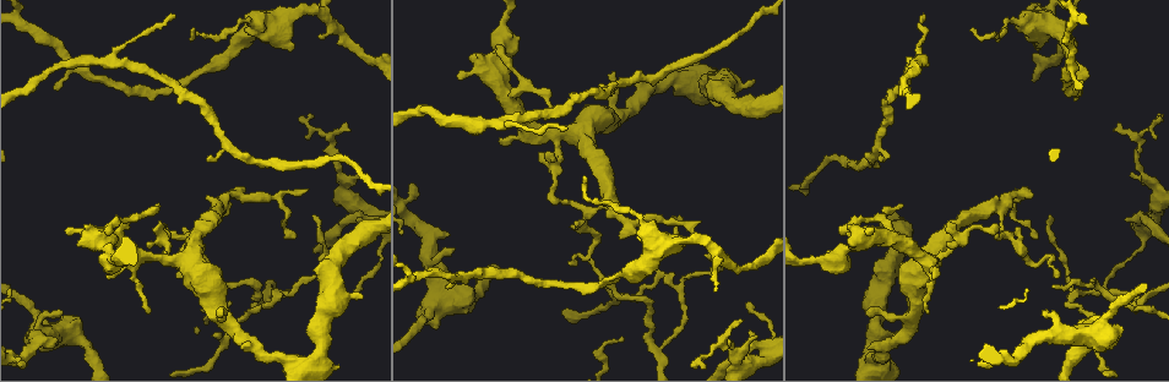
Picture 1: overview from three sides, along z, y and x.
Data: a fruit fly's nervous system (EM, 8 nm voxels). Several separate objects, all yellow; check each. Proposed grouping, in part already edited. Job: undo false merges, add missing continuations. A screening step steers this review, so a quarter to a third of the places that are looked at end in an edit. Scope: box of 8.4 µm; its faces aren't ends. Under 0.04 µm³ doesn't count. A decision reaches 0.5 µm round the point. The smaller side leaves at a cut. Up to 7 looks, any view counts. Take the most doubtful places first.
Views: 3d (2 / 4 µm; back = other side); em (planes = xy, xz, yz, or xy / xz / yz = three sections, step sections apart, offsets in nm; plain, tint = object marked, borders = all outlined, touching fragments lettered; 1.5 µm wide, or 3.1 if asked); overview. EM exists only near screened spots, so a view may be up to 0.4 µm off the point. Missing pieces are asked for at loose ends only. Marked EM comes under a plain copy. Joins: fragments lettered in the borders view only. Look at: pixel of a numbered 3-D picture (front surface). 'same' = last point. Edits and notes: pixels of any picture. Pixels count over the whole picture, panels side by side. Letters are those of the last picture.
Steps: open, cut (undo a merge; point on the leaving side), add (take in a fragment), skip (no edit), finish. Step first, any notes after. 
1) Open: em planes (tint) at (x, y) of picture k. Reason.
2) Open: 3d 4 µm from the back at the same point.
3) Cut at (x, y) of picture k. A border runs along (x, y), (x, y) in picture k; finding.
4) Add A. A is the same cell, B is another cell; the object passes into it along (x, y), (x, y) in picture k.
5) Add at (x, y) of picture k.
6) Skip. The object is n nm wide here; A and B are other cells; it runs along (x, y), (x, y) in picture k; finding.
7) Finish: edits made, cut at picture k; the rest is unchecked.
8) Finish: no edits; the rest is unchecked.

Open: 3d 4 µm at (1080, 87) of picture 1. Free end.

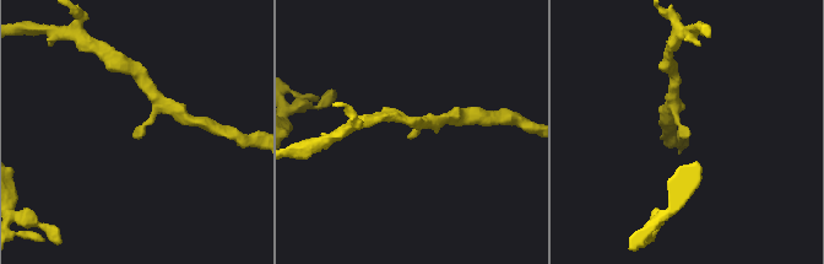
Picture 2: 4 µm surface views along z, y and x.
Open: em xy step 4 (borders) at (132, 137) of picture 2. Need the tissue.

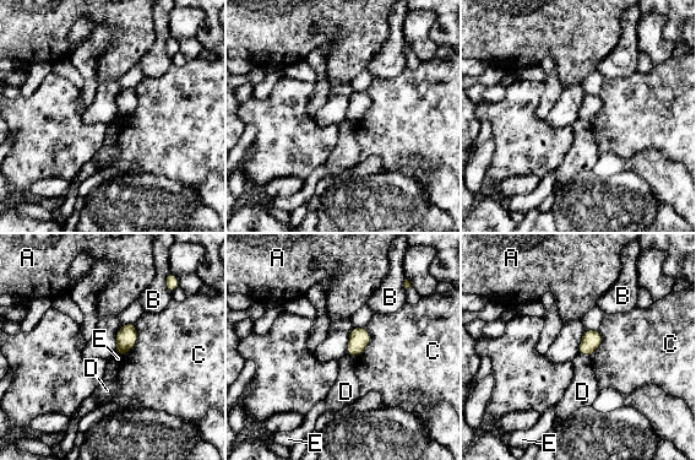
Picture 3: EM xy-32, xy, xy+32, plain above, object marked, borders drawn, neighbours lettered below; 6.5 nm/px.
Skip. The object is 130 nm wide here; A, B, C, D and E are other cells; a border runs along (578, 352), (590, 357) in picture 3; no lettered fragment goes on from it.

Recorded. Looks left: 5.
Open: em planes (borders) at (160, 205) of picture 1. Branch stops here.

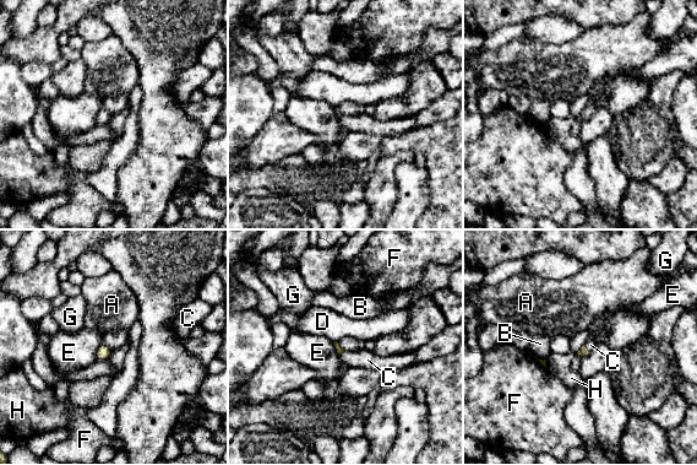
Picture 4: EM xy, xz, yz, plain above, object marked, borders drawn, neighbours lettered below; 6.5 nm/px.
Add C. The longest contact is with E, 120 nm; C is the same cell, A, B, D, E, F, G and H are other cells; the object passes into it along (583, 351), (587, 349), (591, 345) in picture 4; it goes on there.

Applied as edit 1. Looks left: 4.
Open: overview.

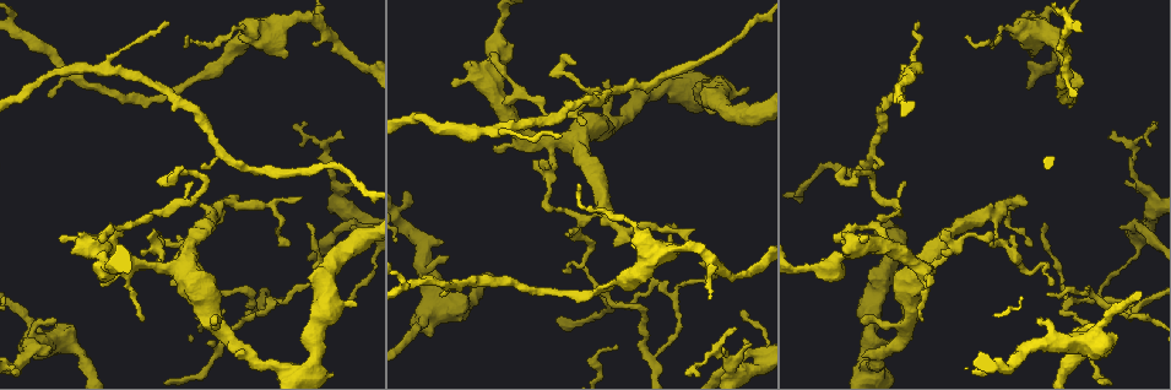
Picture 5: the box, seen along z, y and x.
Open: 3d 4 µm at (1030, 51) of picture 5. Stops while still wide.

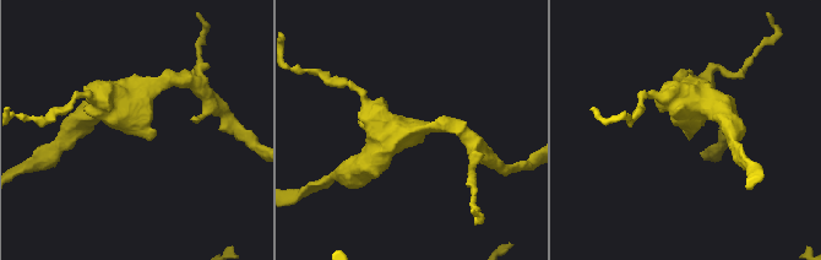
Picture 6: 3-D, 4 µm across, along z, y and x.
Open: em planes (tint) at (156, 131) of picture 6.

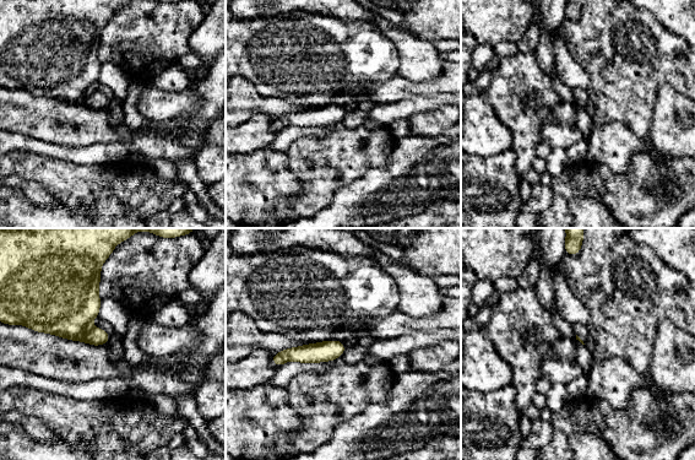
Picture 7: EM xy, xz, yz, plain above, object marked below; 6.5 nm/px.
Open: em planes (borders) at the same point. See the neighbours.

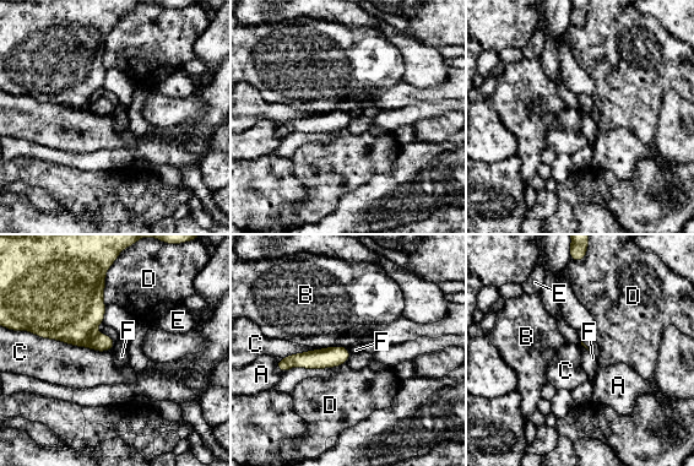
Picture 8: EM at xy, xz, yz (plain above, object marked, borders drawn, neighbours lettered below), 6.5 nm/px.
Skip. A, B, C, D, E and F are other cells; it runs along (346, 351), (280, 366) in picture 8; none of them fits.

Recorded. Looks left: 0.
Finish: edits made, add at picture 4; the rest is unchecked.

